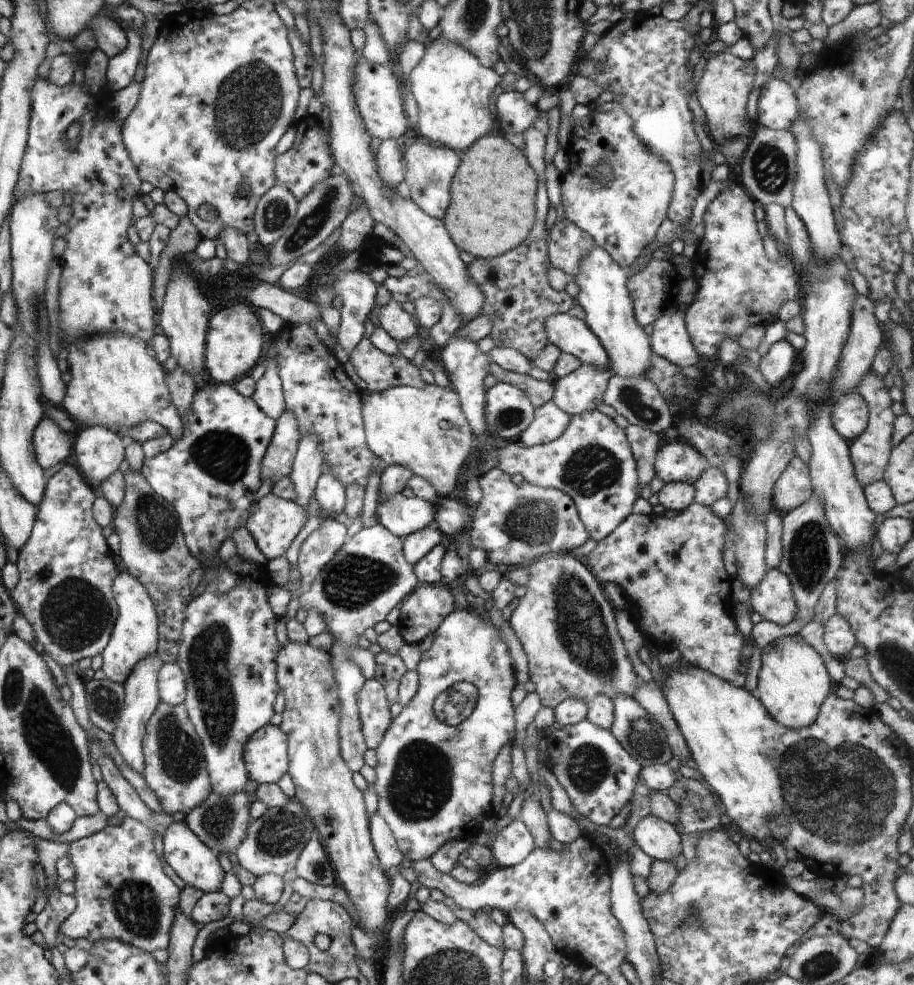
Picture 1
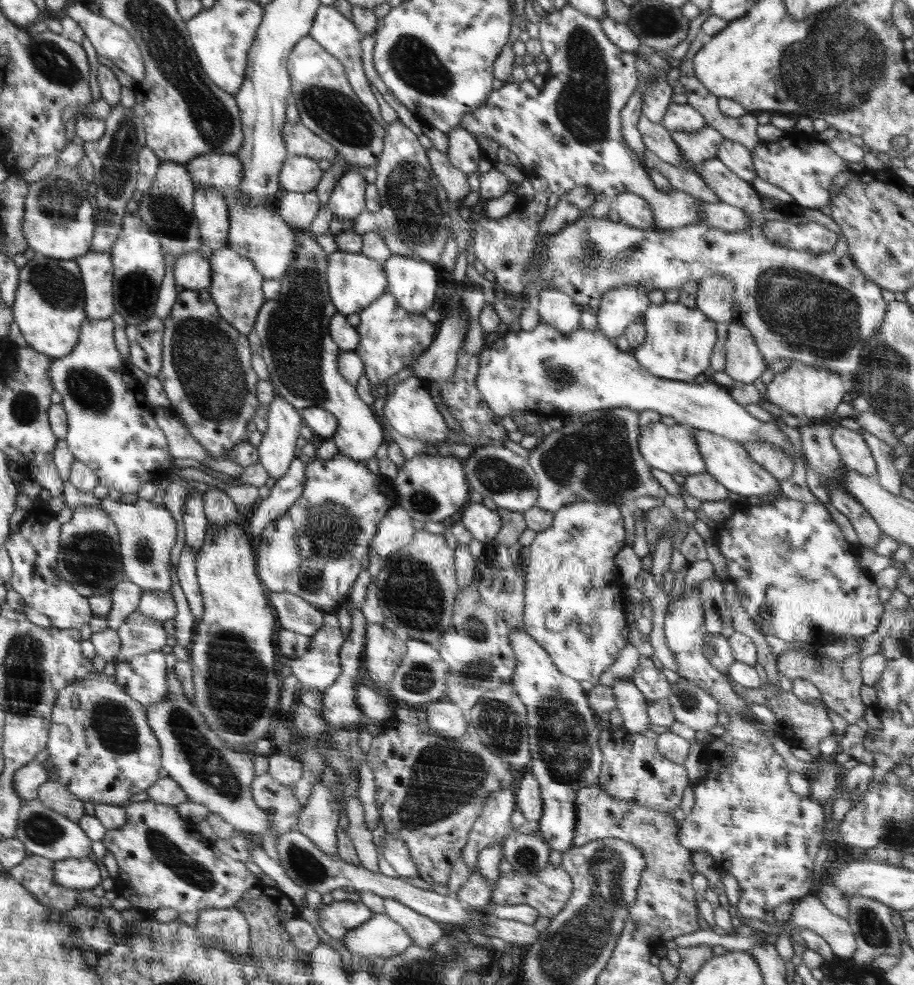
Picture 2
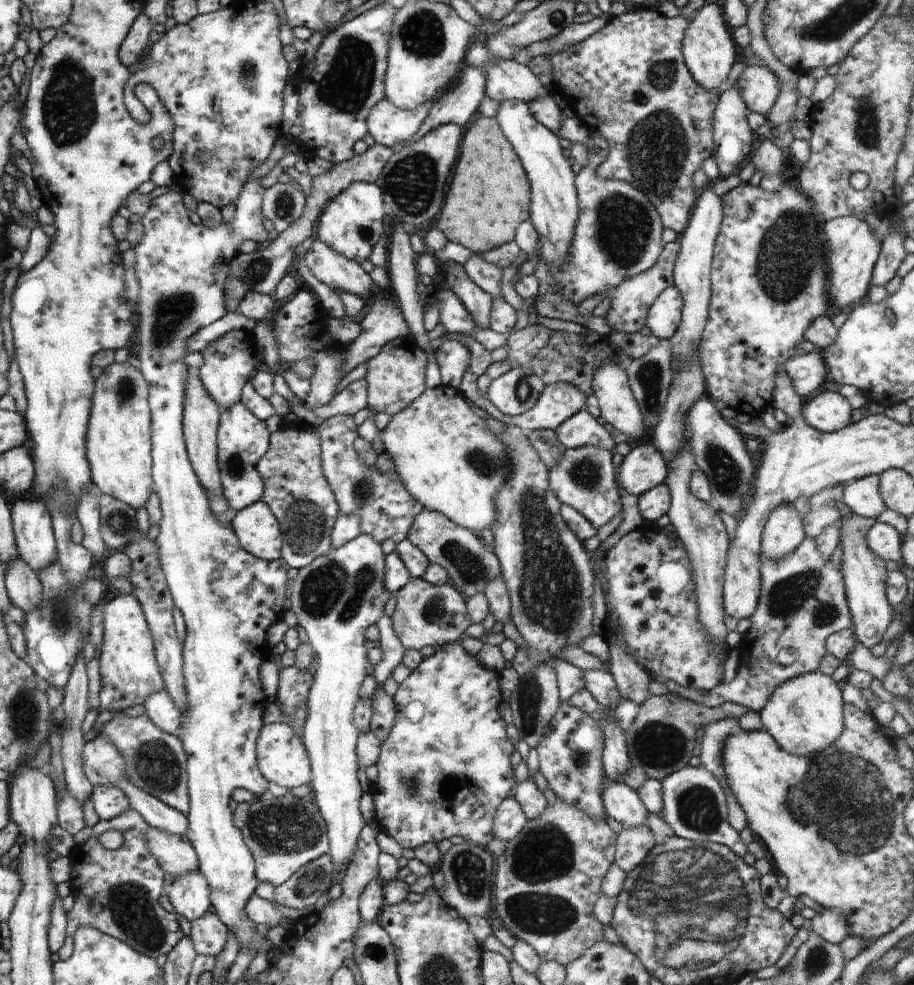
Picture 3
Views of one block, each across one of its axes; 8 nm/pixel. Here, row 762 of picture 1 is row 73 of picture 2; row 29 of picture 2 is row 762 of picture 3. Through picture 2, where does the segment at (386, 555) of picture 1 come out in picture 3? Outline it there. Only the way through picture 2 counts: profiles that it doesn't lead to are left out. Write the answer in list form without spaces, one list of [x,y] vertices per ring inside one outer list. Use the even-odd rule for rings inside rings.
[[[362,533],[345,542],[340,548],[331,549],[320,560],[322,562],[314,559],[314,568],[320,574],[304,574],[302,567],[298,570],[296,578],[290,581],[290,602],[292,602],[290,610],[296,614],[299,626],[306,630],[310,646],[315,652],[317,668],[306,701],[308,714],[301,739],[310,759],[310,784],[312,784],[314,802],[326,822],[326,836],[329,842],[327,853],[330,854],[334,864],[334,875],[338,876],[352,860],[358,836],[365,825],[359,809],[359,802],[364,792],[360,788],[357,777],[359,766],[356,747],[359,732],[354,724],[354,708],[361,699],[362,681],[368,676],[366,668],[369,666],[367,658],[369,650],[364,646],[367,640],[366,629],[382,618],[390,592],[384,588],[385,554],[382,552],[381,545],[374,542],[374,538],[368,534]]]

